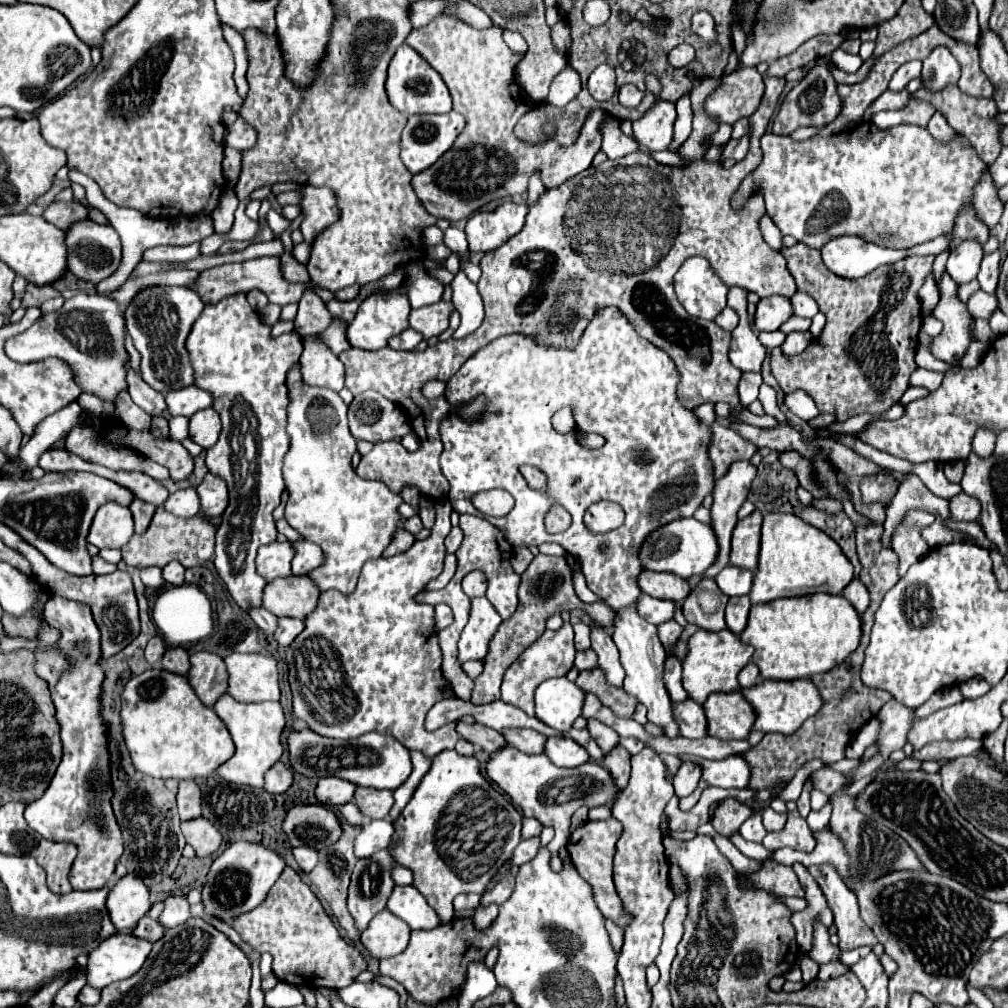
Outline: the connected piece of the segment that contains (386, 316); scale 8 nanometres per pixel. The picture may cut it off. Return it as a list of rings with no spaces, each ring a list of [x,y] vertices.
[[[402,287],[390,291],[388,295],[380,295],[380,297],[368,297],[366,301],[360,303],[358,315],[354,317],[354,321],[348,325],[348,341],[352,347],[358,349],[366,349],[366,351],[374,351],[380,347],[386,347],[388,339],[402,333],[404,329],[408,329],[408,297],[406,291]]]

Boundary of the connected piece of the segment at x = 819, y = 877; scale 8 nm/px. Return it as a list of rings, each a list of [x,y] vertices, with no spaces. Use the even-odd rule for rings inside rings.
[[[826,863],[810,866],[808,871],[820,885],[828,901],[828,907],[834,913],[834,925],[838,927],[838,937],[840,937],[838,947],[842,951],[848,951],[860,945],[876,945],[878,943],[876,935],[860,917],[856,895],[844,885],[842,879],[838,879],[838,871],[834,871],[834,867]]]

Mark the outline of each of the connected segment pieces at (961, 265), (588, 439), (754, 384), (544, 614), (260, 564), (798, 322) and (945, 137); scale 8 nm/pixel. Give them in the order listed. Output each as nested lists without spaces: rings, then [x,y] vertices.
[[[974,239],[962,241],[954,251],[950,251],[946,271],[952,275],[956,283],[968,283],[978,275],[980,261],[982,261],[982,245]]]
[[[582,433],[582,437],[578,437],[582,447],[600,447],[604,445],[604,437],[598,433]]]
[[[742,373],[742,379],[738,383],[738,393],[740,393],[742,407],[748,407],[758,397],[760,385],[762,385],[762,375],[760,373]]]
[[[536,555],[536,557],[532,559],[532,563],[528,565],[528,569],[522,573],[522,581],[520,581],[520,589],[518,589],[518,599],[520,599],[518,609],[516,609],[516,613],[514,613],[510,619],[502,621],[502,625],[498,627],[496,635],[494,635],[492,641],[490,641],[490,651],[488,651],[488,655],[486,655],[486,659],[484,659],[484,673],[474,681],[476,685],[474,685],[472,699],[470,699],[474,705],[484,705],[484,703],[492,703],[492,701],[500,699],[500,683],[502,683],[504,671],[518,659],[518,655],[520,655],[528,645],[532,645],[532,643],[544,633],[544,625],[546,625],[546,619],[548,619],[548,617],[556,615],[556,613],[562,613],[562,611],[582,609],[582,611],[586,611],[586,613],[590,615],[592,621],[600,623],[602,627],[610,627],[610,629],[614,627],[614,611],[612,611],[606,603],[602,603],[602,601],[596,601],[596,603],[582,603],[582,601],[576,597],[574,587],[572,587],[572,579],[570,579],[572,569],[568,567],[568,563],[566,563],[566,567],[564,567],[564,561],[566,561],[564,557]]]
[[[274,541],[274,543],[262,545],[256,555],[256,571],[266,581],[272,581],[276,577],[288,577],[292,557],[294,557],[294,551],[290,543]]]
[[[792,315],[782,327],[780,327],[780,331],[784,331],[784,333],[792,333],[792,331],[806,331],[808,327],[810,327],[810,319],[804,319],[804,317],[798,317],[798,315]]]
[[[934,113],[930,123],[928,123],[928,131],[934,137],[934,141],[938,143],[952,143],[954,139],[958,139],[958,133],[946,123],[946,119],[940,113]]]

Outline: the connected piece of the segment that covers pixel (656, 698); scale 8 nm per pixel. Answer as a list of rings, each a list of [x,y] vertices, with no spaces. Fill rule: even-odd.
[[[630,605],[626,609],[618,611],[616,617],[616,629],[612,635],[618,651],[620,651],[620,663],[626,671],[626,679],[624,679],[624,691],[634,695],[640,703],[644,703],[648,707],[648,719],[660,727],[664,727],[664,733],[668,737],[676,737],[678,735],[678,725],[672,719],[672,701],[668,697],[666,687],[662,685],[662,661],[664,661],[664,647],[656,635],[656,627],[650,625],[648,621],[644,621],[638,613],[636,607]]]

